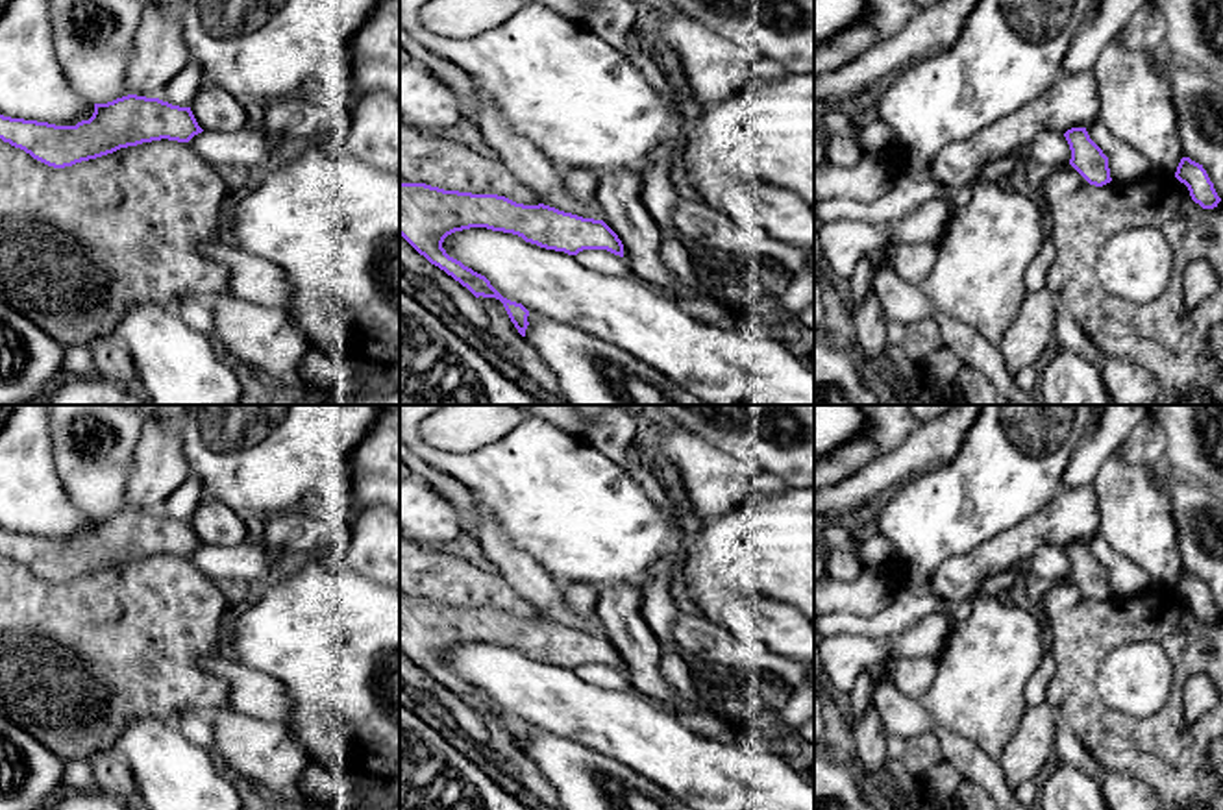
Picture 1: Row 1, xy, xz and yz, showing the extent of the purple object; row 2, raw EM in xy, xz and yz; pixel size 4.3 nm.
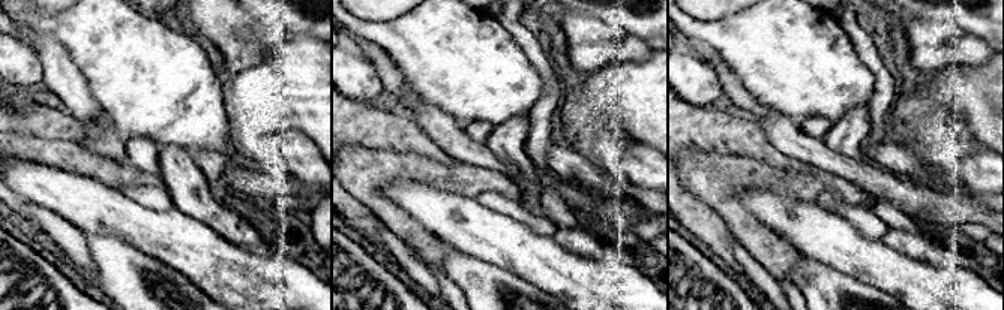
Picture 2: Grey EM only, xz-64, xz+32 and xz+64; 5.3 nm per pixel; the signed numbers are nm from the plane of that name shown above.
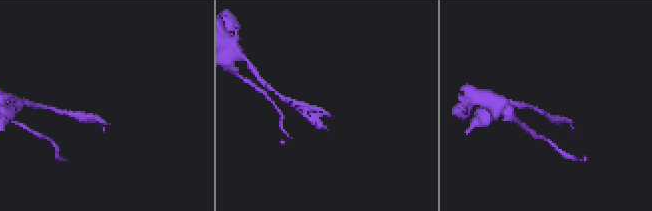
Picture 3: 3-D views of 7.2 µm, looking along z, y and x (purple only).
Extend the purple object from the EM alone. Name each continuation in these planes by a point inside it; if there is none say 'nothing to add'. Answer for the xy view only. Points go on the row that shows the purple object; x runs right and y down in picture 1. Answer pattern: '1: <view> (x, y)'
nothing to add

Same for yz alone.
nothing to add

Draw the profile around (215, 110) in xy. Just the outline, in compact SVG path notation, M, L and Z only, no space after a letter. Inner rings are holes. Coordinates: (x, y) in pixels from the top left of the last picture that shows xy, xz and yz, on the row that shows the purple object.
M202 85L191 104L191 111L205 131L233 133L246 126L242 102L218 85Z

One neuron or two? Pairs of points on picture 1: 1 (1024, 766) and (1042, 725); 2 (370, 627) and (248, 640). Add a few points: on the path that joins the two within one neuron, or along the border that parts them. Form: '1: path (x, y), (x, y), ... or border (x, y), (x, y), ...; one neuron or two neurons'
1: path (1025, 757), (1033, 748), (1035, 735); one neuron
2: path (341, 635), (278, 635); one neuron

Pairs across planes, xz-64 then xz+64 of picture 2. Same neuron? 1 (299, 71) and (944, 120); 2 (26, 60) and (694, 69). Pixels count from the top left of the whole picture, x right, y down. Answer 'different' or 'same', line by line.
1: different
2: same

